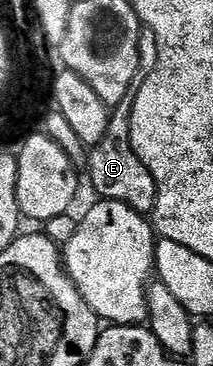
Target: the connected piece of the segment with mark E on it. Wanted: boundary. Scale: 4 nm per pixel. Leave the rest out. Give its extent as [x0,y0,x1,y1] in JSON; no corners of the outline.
[87,97,157,216]

